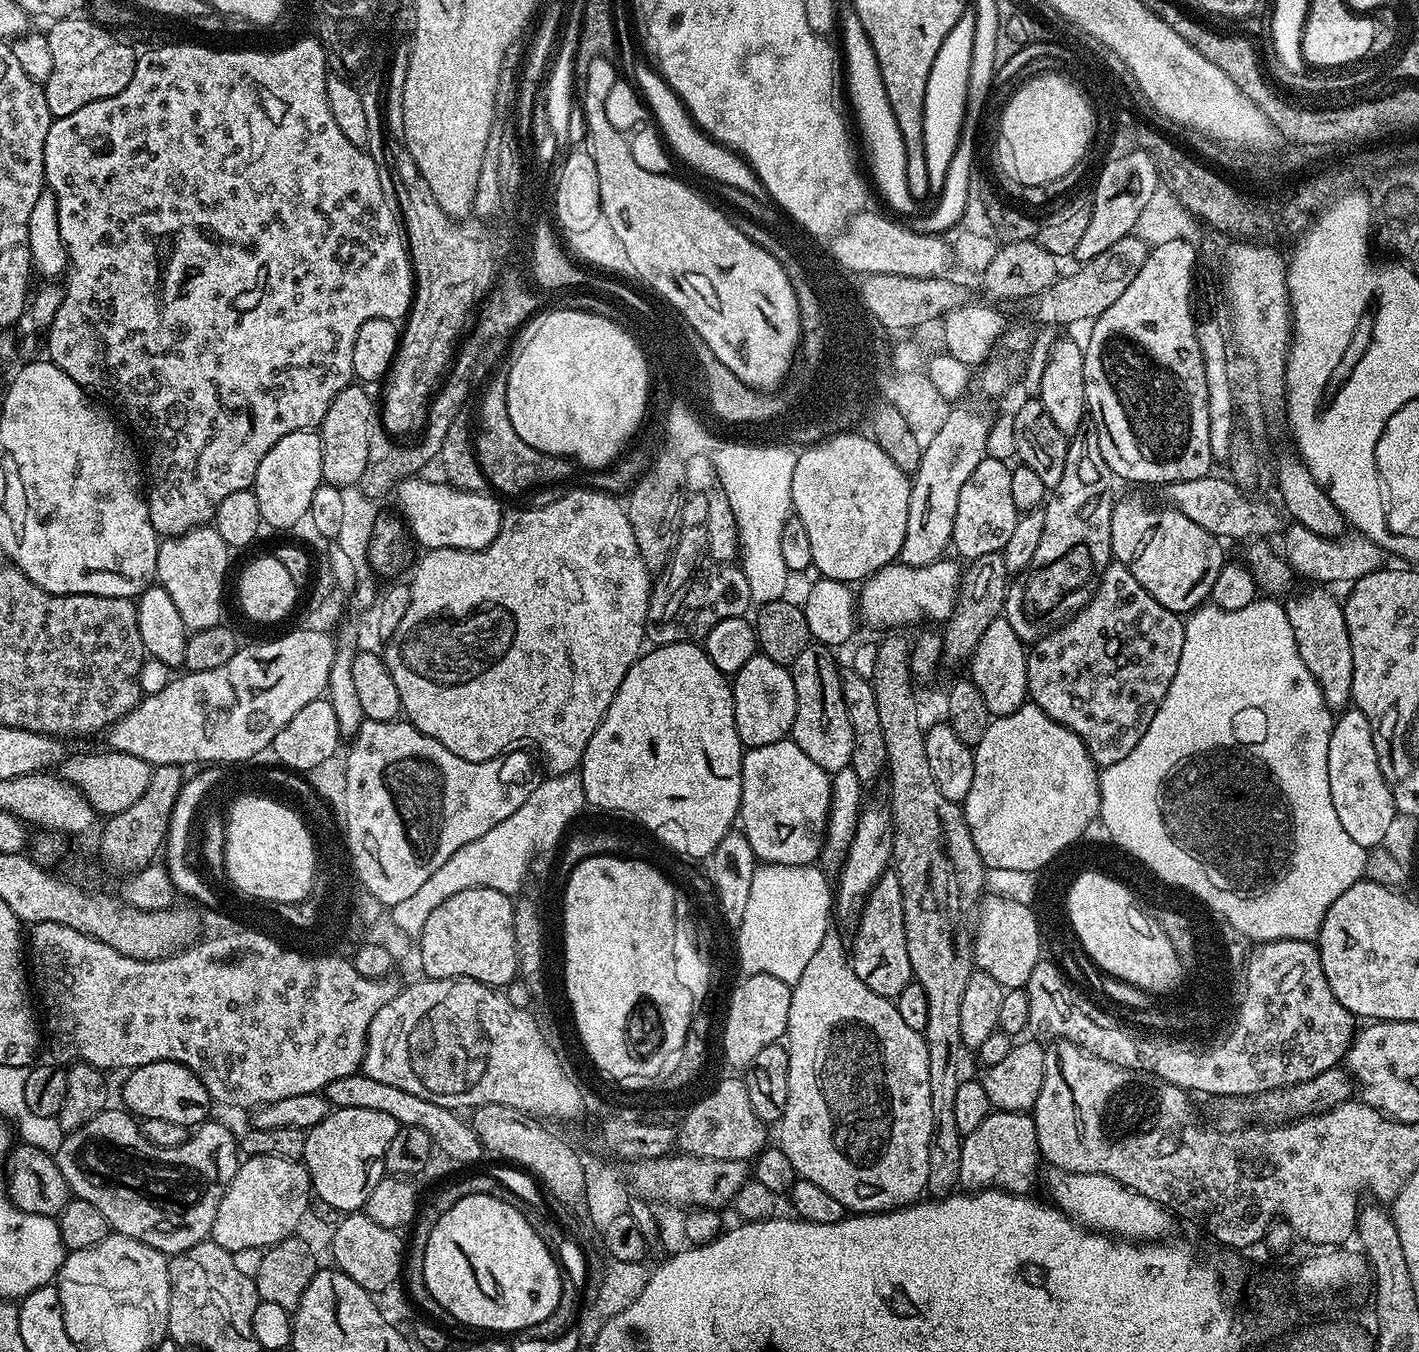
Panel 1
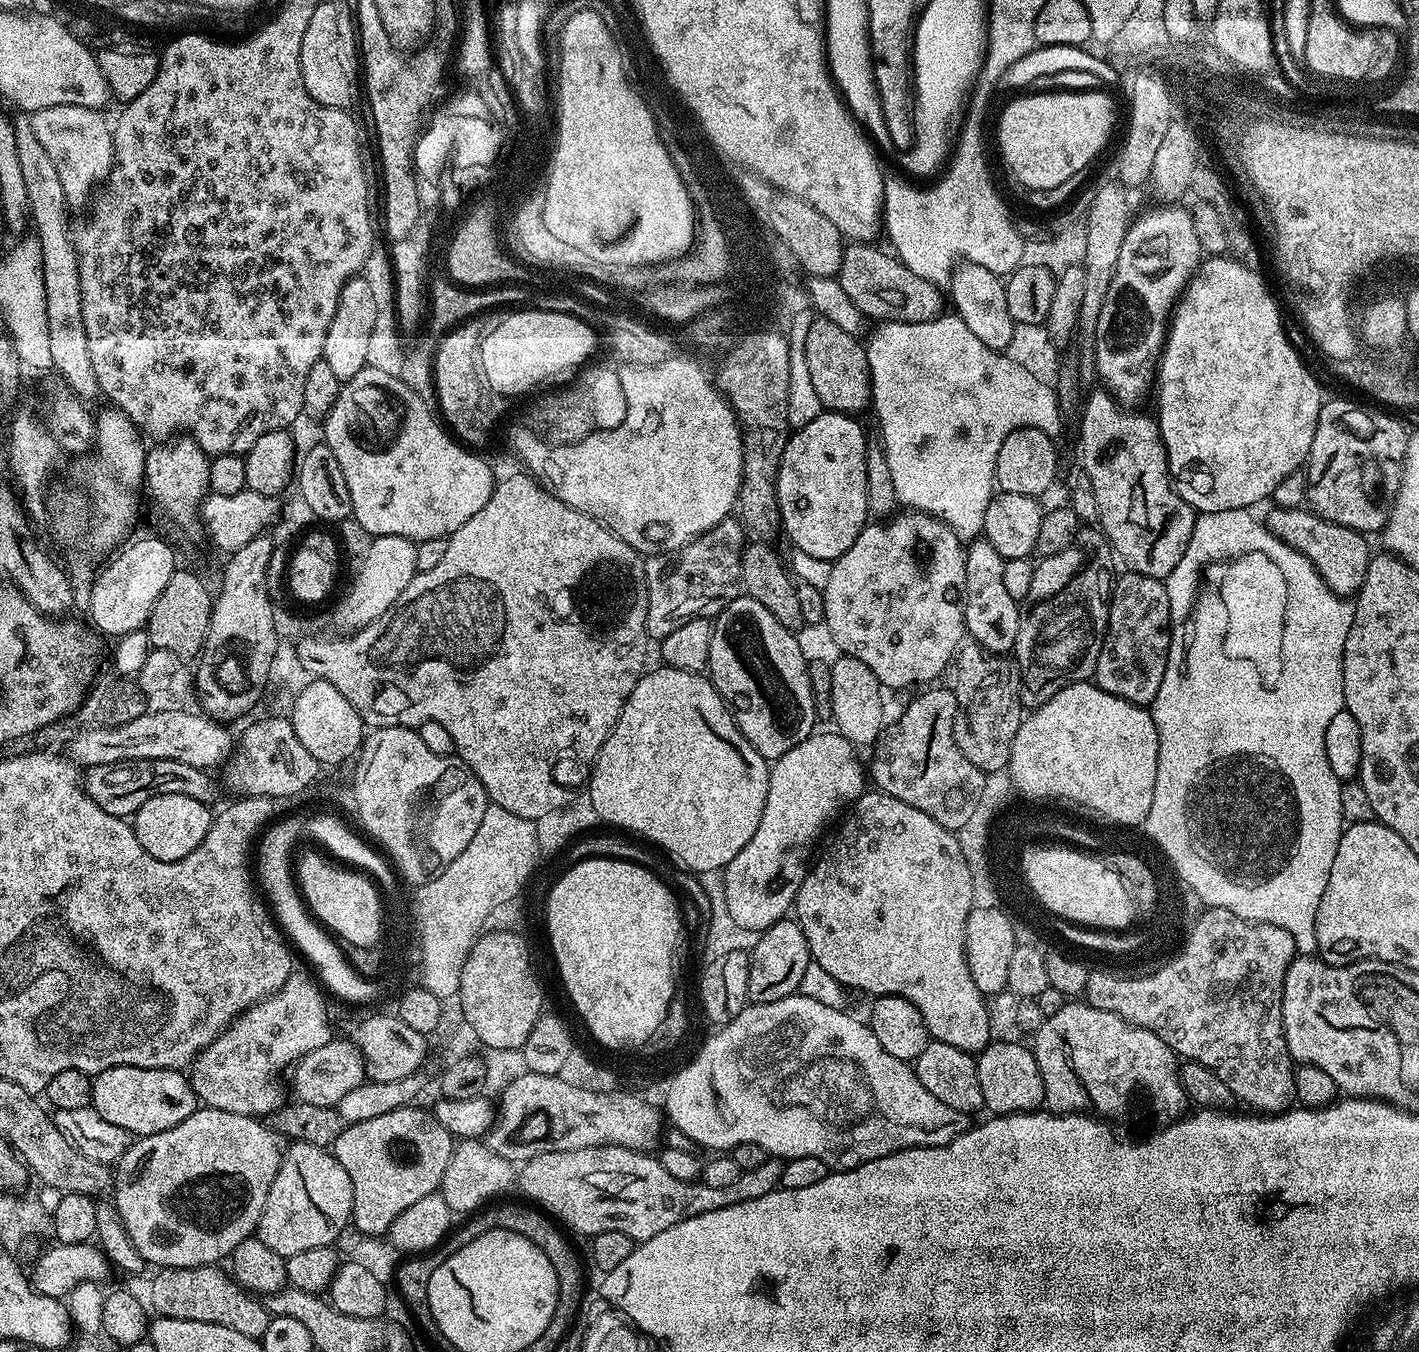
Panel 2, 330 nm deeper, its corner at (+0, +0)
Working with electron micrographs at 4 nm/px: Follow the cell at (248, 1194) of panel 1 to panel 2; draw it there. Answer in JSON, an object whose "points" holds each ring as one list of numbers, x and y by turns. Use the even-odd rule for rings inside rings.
{"points":[[293,1143,284,1153,278,1174,270,1186,270,1194,266,1194,264,1209,260,1215,258,1235,270,1250,285,1258,294,1254,302,1254,302,1250,314,1250,335,1245,338,1234,352,1219,352,1199,354,1190,350,1182,350,1174,342,1170,327,1148,319,1148,313,1144]]}

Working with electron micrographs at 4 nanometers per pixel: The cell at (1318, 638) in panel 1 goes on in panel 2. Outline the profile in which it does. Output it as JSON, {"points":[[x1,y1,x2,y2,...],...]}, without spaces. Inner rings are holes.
{"points":[[1307,506,1273,507,1271,511,1272,513,1266,516,1268,527,1291,548,1302,553,1337,592,1355,594,1360,591,1364,585,1370,559,1368,544,1364,541,1367,540,1365,533,1356,532,1353,528,1347,528,1338,522,1330,522]]}

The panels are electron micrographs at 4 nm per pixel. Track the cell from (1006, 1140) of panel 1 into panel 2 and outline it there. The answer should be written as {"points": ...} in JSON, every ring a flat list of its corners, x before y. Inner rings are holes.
{"points":[[993,1039,976,1056,978,1086,982,1086,984,1108,989,1113,1007,1116,1009,1112,1030,1112,1044,1103,1043,1080,1038,1070,1036,1053,1012,1040]]}

